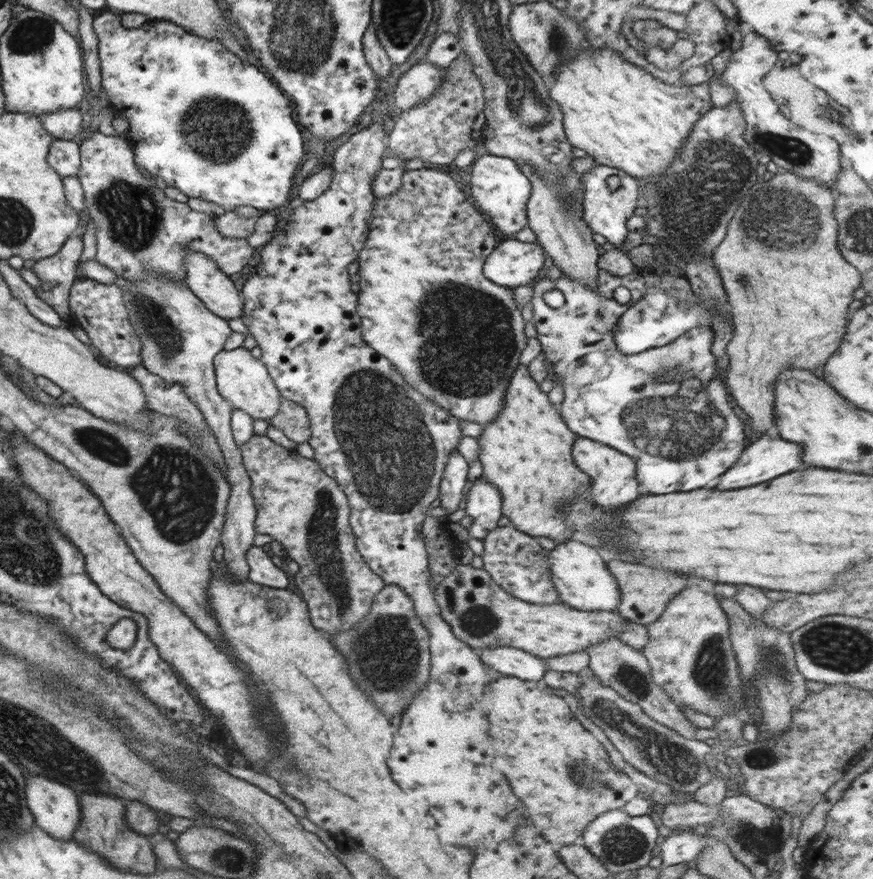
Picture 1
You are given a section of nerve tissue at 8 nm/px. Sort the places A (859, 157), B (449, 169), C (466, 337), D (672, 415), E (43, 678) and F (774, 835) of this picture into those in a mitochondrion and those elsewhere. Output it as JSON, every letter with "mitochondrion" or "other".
{"A":"other","B":"other","C":"mitochondrion","D":"mitochondrion","E":"other","F":"other"}

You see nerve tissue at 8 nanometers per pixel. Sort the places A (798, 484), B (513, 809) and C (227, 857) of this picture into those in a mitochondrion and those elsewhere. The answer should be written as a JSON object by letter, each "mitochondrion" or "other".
{"A":"other","B":"other","C":"mitochondrion"}

